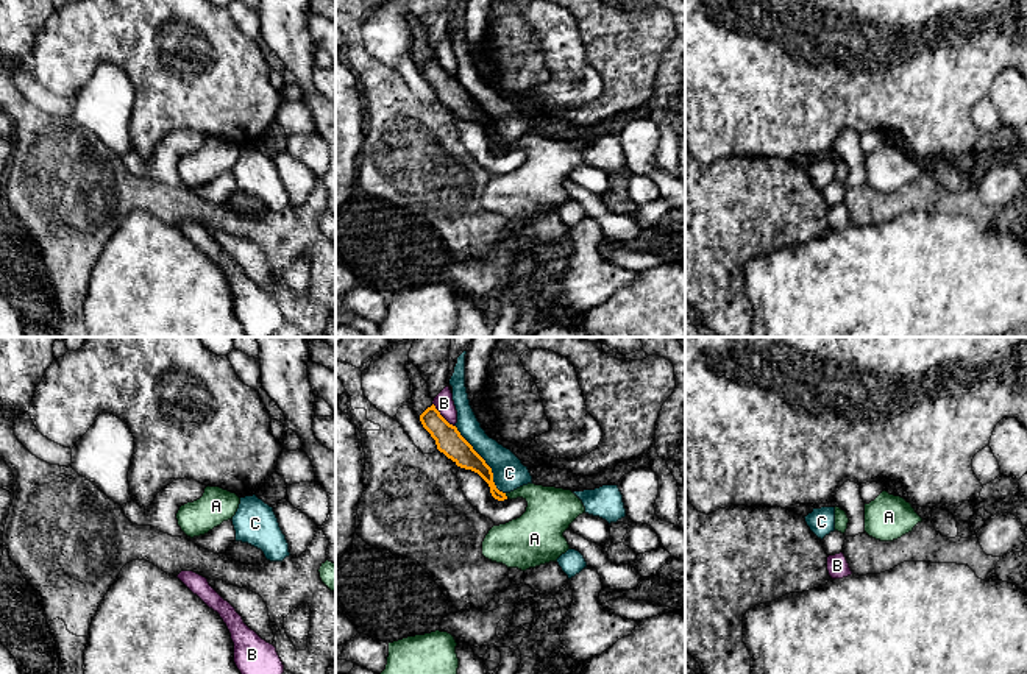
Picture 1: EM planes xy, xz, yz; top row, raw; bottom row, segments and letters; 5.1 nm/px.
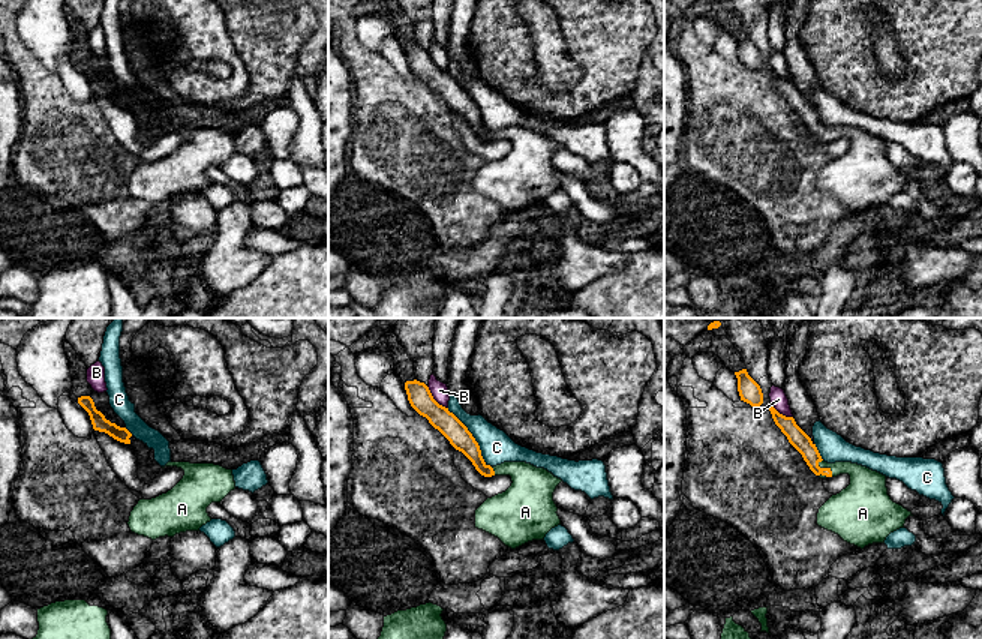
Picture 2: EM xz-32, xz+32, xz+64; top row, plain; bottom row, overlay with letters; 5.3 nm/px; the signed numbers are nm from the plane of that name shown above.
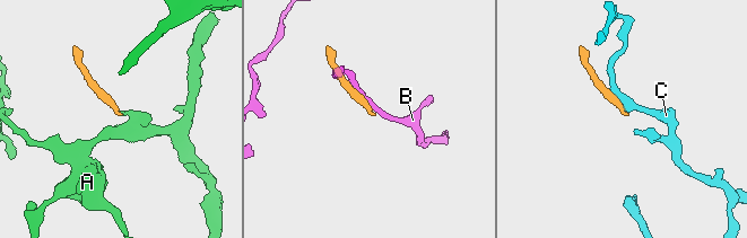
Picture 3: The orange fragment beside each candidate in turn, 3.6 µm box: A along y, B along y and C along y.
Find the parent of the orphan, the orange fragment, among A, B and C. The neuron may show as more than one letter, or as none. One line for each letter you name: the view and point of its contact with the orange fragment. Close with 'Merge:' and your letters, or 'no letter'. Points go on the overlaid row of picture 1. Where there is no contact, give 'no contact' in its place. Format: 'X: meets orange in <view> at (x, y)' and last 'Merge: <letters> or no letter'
A: meets orange in xz at (504, 495)
Merge: A

